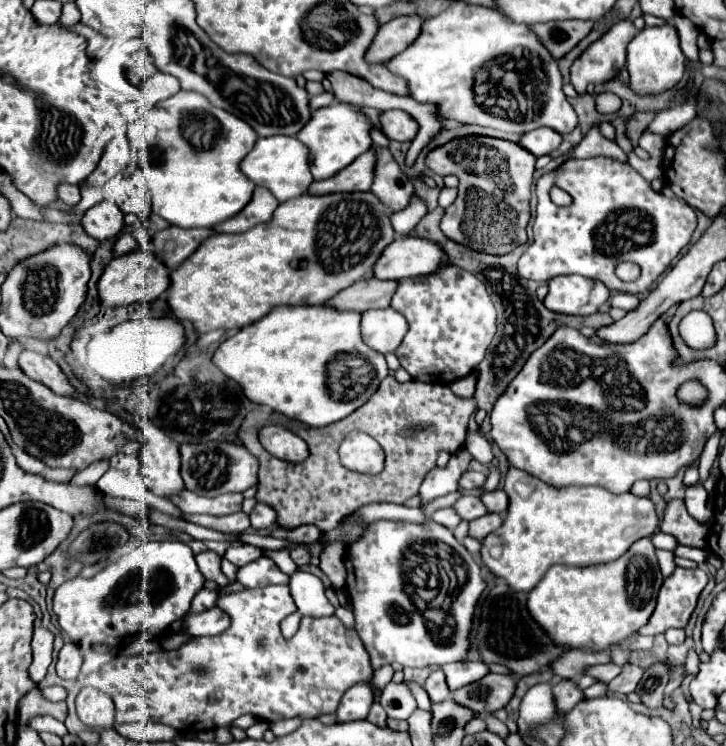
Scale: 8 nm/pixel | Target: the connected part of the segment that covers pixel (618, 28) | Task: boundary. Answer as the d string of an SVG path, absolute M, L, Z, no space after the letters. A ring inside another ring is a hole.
M617 21L575 59L571 65L571 83L579 95L585 95L589 83L603 83L619 73L625 65L625 47L635 33L631 21Z

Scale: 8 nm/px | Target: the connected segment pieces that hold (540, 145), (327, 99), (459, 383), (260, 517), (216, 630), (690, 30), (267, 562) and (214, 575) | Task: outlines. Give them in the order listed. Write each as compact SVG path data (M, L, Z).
M539 127L539 129L533 129L533 131L525 133L519 143L525 149L529 149L535 157L541 157L541 155L547 155L547 153L555 151L561 145L561 141L563 141L563 137L559 133L555 133L553 129Z
M323 93L323 95L315 95L315 97L309 97L309 107L311 111L319 109L319 107L327 107L335 101L335 95L333 93Z
M475 369L475 371L471 371L471 375L465 375L465 377L461 377L461 379L455 379L455 383L451 381L449 387L451 387L451 391L455 391L455 395L471 397L471 395L475 393L477 377L479 377L479 373L477 373L477 369Z
M255 505L251 511L251 527L253 529L265 529L275 523L275 511L269 505Z
M221 607L207 609L203 613L191 613L185 619L185 633L193 637L205 637L205 635L219 635L223 633L231 623L231 617Z
M680 13L673 17L672 23L679 33L680 47L686 58L692 62L698 62L697 38L701 33L700 29Z
M263 555L257 561L243 565L237 571L237 581L247 589L257 589L269 585L287 585L289 575L285 575L269 557Z
M206 550L195 556L199 570L207 577L219 583L219 587L225 587L229 579L221 573L221 557L214 551Z

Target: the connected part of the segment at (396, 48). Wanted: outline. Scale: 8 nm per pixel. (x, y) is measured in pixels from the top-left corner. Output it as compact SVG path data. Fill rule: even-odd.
M401 15L391 19L389 23L381 25L377 35L371 41L371 47L367 49L367 63L383 63L395 53L401 53L411 45L415 39L415 33L419 33L419 25L423 23L423 17L419 15Z

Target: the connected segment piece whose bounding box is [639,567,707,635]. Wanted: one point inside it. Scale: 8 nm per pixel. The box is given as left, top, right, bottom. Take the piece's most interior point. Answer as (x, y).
(679, 593)

